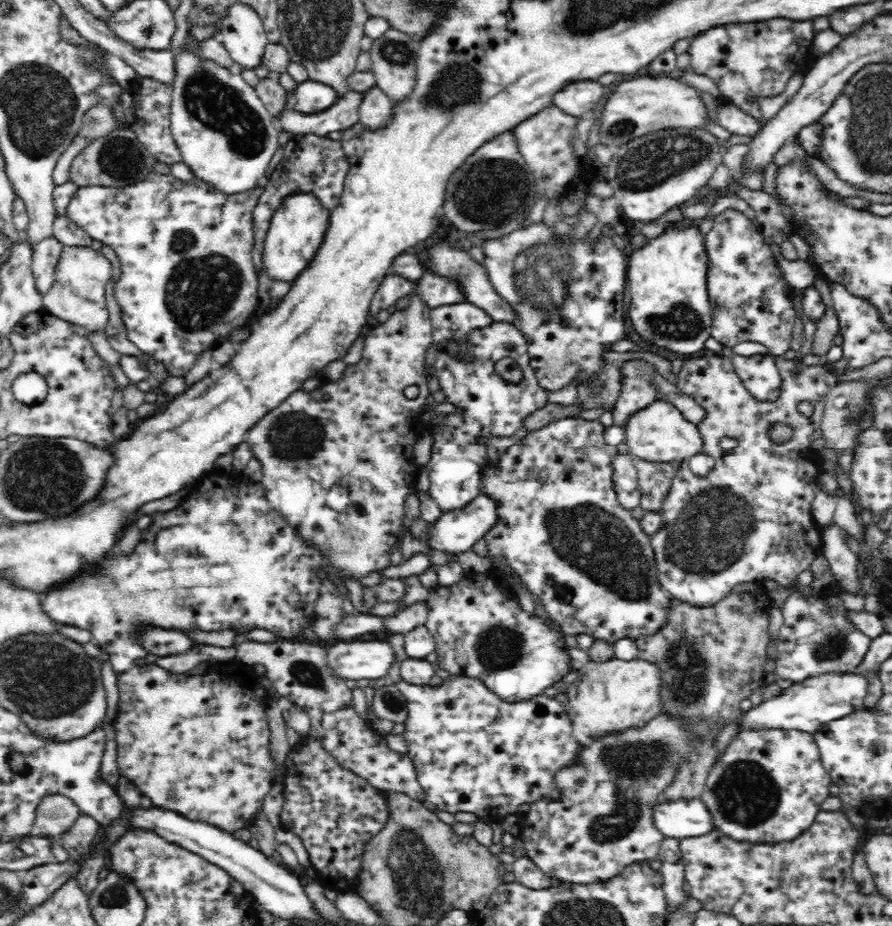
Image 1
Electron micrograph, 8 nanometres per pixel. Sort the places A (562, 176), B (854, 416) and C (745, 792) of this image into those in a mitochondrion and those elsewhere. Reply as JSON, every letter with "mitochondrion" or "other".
{"A":"other","B":"mitochondrion","C":"mitochondrion"}

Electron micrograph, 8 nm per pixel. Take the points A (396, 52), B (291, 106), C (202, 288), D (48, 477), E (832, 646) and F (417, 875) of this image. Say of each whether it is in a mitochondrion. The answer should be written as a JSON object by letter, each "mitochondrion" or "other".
{"A":"mitochondrion","B":"other","C":"mitochondrion","D":"mitochondrion","E":"mitochondrion","F":"mitochondrion"}

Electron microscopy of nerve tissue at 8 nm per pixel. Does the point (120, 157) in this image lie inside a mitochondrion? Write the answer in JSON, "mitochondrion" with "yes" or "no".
{"mitochondrion":"yes"}

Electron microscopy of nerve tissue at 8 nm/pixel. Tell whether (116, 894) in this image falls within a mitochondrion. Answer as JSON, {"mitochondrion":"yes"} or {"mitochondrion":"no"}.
{"mitochondrion":"yes"}

